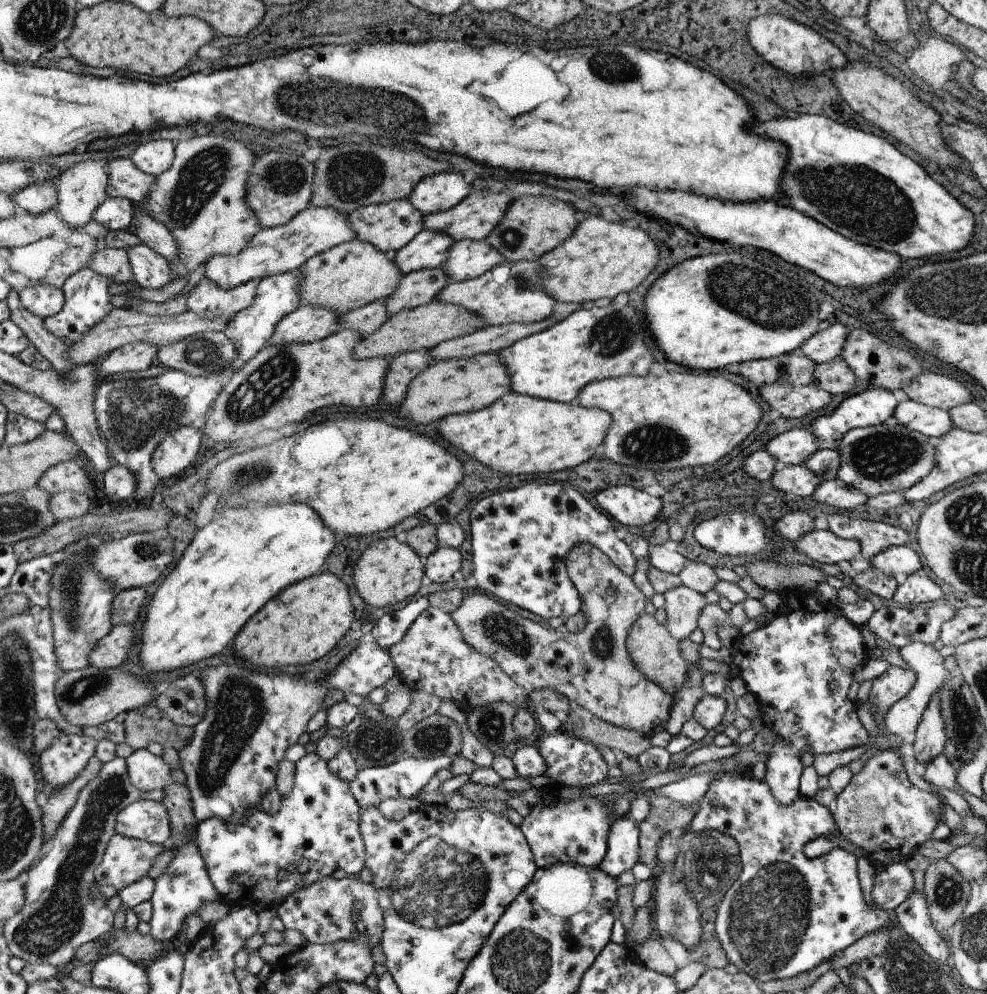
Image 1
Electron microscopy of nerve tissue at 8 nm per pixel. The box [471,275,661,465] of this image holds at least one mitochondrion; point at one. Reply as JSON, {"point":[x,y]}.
{"point":[613,334]}

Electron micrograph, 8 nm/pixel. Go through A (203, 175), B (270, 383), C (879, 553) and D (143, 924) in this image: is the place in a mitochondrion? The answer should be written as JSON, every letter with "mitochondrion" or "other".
{"A":"mitochondrion","B":"mitochondrion","C":"other","D":"other"}

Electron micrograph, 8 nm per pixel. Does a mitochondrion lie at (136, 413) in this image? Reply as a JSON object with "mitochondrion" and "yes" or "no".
{"mitochondrion":"yes"}

